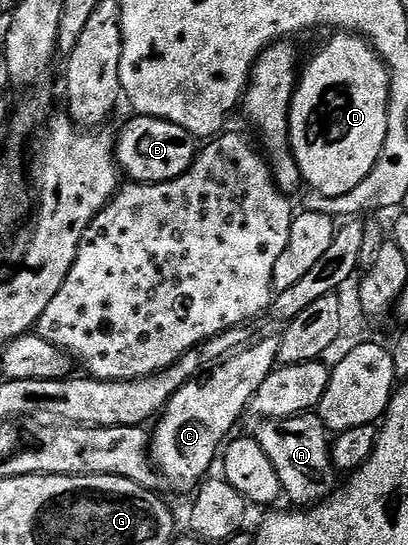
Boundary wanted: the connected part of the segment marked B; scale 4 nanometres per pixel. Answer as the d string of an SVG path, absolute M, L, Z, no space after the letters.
M137 115L115 139L117 166L126 180L133 183L167 183L177 179L199 154L198 140L187 129L155 117Z

